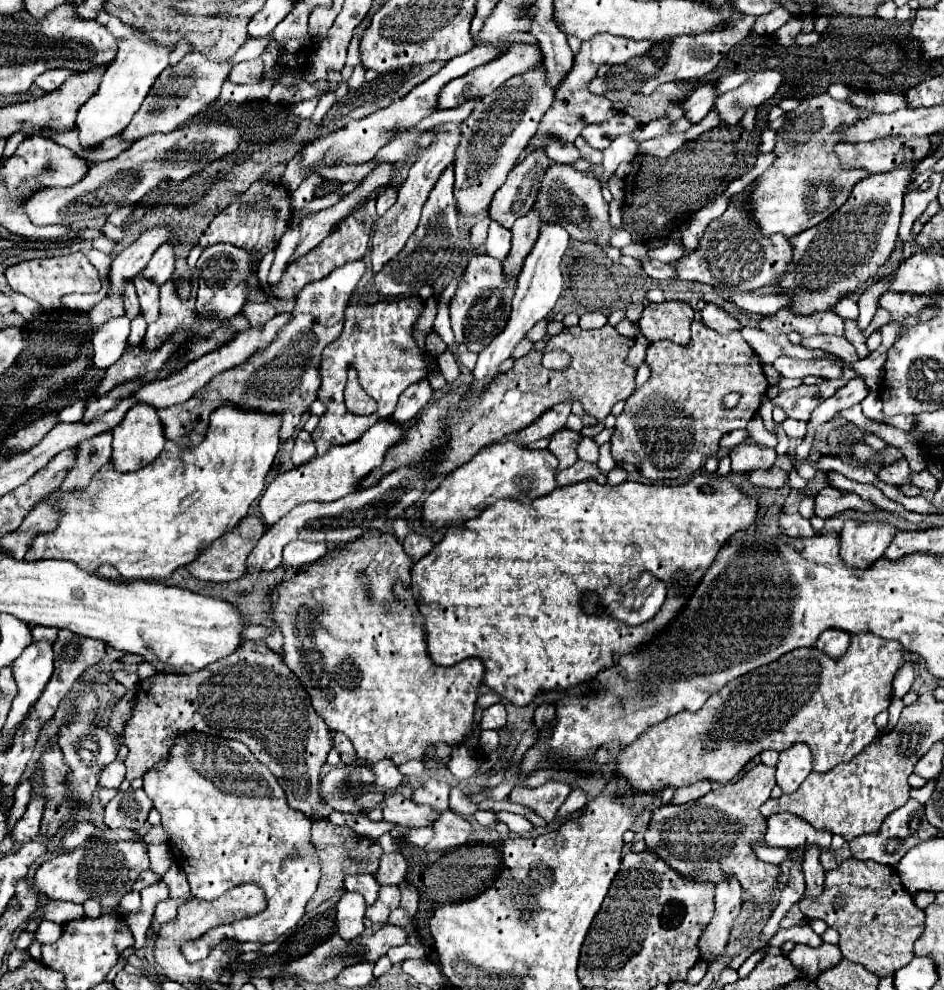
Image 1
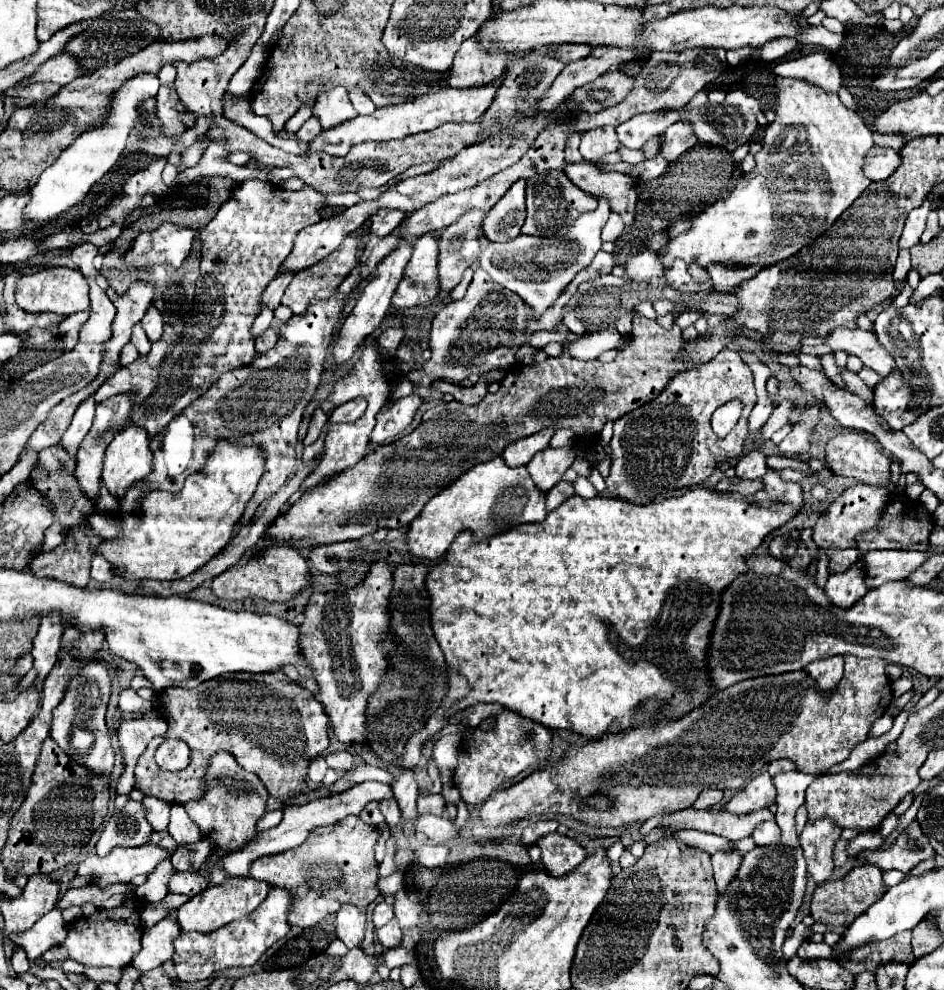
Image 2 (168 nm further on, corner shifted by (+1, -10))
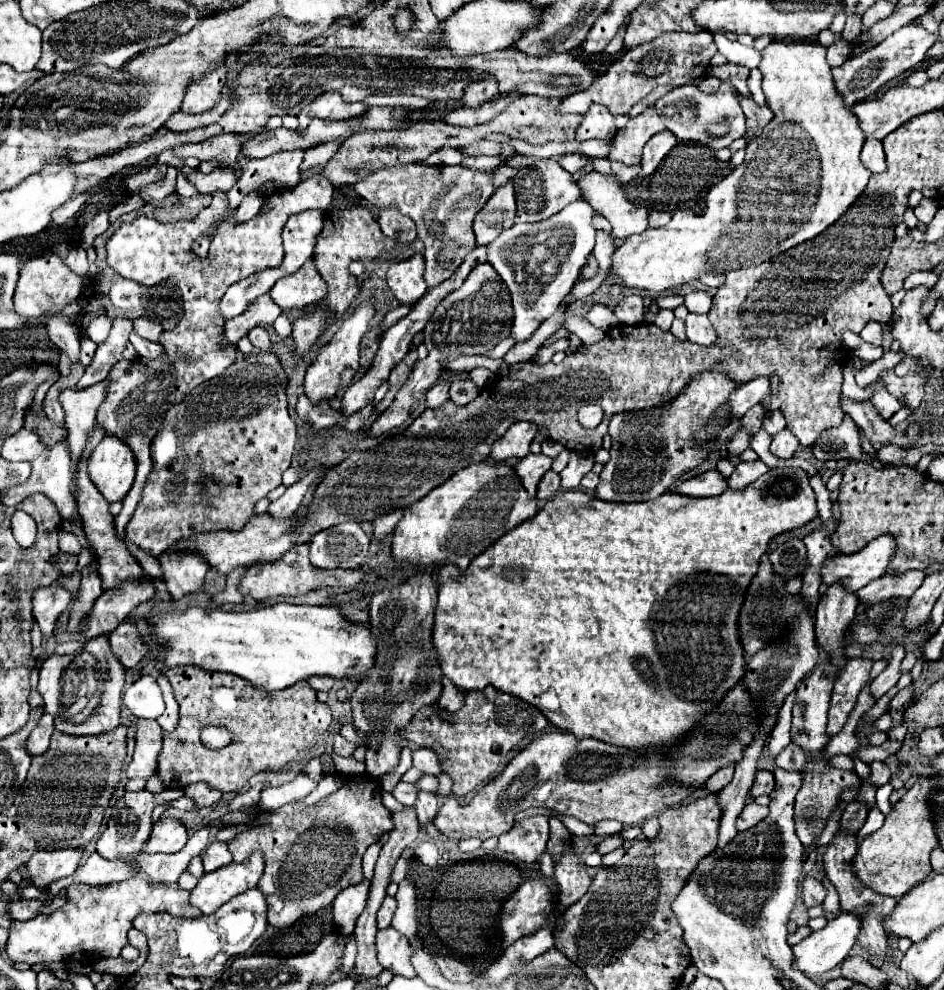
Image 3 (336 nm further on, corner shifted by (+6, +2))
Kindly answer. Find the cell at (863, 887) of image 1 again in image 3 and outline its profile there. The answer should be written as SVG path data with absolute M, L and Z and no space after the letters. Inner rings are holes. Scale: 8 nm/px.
M806 877L804 883L802 883L802 901L806 907L814 907L814 905L820 905L826 897L826 889L822 885L820 879L814 879L814 877Z

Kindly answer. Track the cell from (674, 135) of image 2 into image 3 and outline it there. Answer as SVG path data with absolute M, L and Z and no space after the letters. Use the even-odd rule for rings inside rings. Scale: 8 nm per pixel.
M664 131L664 133L658 133L654 135L646 145L644 145L644 153L642 153L642 163L640 163L640 173L636 179L644 179L648 175L652 175L656 171L656 167L660 165L660 161L668 155L668 151L678 143L678 139Z

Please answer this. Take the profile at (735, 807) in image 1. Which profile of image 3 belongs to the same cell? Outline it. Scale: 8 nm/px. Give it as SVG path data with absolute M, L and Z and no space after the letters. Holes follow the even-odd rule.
M758 771L756 781L754 781L750 793L754 797L758 797L758 795L770 795L772 789L774 789L774 775L770 771Z

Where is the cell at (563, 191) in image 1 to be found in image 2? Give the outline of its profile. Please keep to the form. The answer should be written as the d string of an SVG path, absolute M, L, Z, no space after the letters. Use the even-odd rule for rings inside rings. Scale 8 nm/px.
M549 169L547 173L539 173L539 177L527 179L527 219L521 233L537 237L555 237L555 233L567 233L567 229L579 215L595 209L595 197L587 197L583 189L575 189L575 185L571 185L571 179L561 169Z

